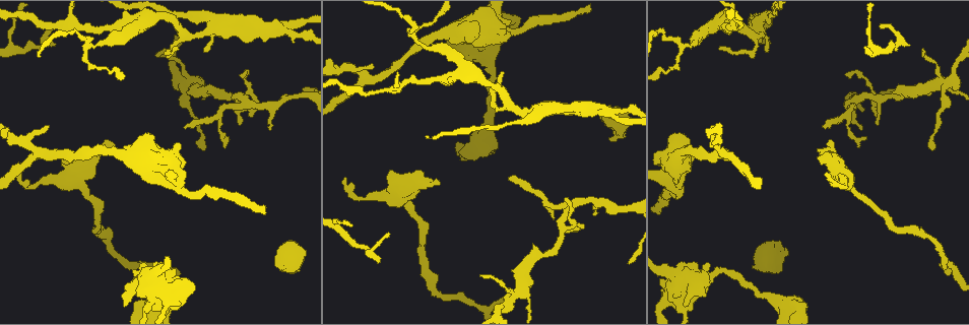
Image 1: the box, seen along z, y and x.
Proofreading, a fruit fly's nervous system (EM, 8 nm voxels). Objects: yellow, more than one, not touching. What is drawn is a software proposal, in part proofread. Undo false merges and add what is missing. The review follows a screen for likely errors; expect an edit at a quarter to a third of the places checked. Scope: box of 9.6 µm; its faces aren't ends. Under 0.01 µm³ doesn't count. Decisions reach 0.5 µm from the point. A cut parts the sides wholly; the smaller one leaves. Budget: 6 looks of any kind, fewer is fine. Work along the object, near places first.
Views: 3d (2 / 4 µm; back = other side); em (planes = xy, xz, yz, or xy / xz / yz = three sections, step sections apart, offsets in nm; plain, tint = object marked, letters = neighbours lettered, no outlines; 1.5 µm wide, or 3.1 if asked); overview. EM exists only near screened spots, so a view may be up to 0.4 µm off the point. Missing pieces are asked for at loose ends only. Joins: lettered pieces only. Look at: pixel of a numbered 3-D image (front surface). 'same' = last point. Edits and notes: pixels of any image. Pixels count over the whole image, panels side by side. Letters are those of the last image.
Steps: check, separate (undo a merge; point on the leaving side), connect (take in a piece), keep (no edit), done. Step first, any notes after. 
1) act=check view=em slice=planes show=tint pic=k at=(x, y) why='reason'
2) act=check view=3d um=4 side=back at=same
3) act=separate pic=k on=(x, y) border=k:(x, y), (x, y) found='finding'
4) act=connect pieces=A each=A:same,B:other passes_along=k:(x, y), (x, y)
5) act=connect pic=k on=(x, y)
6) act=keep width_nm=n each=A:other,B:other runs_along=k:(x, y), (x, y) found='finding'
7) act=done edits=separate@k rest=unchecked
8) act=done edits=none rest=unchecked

act=check view=3d um=4 pic=1 at=(440, 182) why='free end'

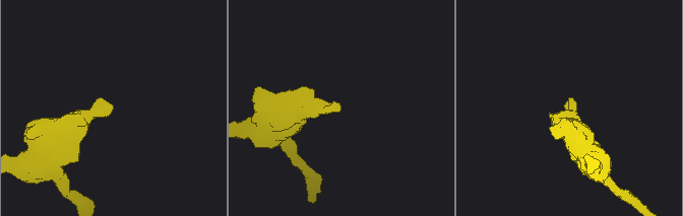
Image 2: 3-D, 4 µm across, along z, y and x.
act=check view=em slice=planes show=tint pic=2 at=(112, 111)

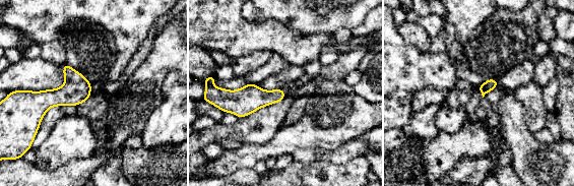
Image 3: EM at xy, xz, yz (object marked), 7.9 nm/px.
act=check view=em slice=planes show=letters at=same

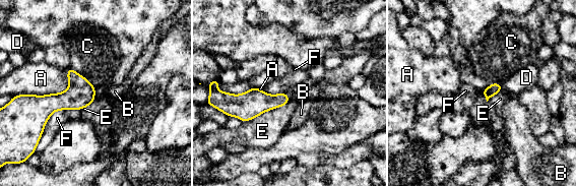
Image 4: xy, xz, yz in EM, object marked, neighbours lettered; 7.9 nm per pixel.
act=keep each=A:other,B:other,C:other,D:other,E:other,F:other border=4:(290, 99), (286, 104), (243, 122) found='no lettered piece goes on from it'

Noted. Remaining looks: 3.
act=check view=em slice=planes show=letters pic=1 at=(501, 72) why='thin end'

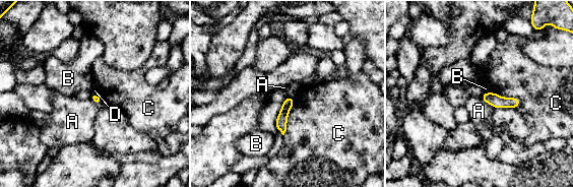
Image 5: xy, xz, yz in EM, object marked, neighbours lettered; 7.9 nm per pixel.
act=keep each=A:other,B:other,C:other,D:other found='none of them fits'

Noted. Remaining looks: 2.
act=done edits=none rest=unchecked

